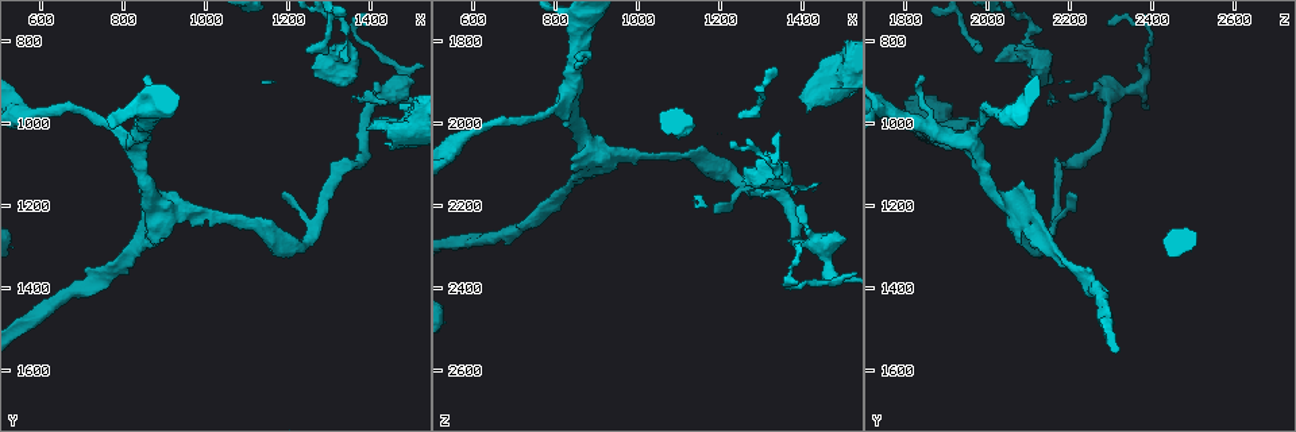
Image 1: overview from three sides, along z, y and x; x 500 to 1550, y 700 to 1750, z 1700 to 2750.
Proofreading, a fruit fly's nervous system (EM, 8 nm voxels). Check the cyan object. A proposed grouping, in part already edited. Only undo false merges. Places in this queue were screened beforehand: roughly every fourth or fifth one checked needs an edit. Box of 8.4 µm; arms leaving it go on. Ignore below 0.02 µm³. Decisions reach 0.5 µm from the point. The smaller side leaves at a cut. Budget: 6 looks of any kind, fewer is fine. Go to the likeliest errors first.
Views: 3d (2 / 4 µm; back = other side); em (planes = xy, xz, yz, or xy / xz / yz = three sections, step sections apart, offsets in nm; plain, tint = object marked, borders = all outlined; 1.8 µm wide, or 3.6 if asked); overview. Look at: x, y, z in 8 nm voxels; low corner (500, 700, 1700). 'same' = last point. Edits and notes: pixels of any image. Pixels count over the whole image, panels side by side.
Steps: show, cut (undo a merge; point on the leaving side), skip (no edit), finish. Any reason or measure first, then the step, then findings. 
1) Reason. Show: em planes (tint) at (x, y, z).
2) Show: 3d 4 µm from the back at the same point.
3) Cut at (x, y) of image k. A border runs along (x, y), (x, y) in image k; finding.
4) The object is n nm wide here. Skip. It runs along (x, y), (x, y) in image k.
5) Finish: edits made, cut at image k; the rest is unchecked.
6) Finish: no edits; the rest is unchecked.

Show: em 3.6 µm planes (tint) at (1465, 1005, 1935).

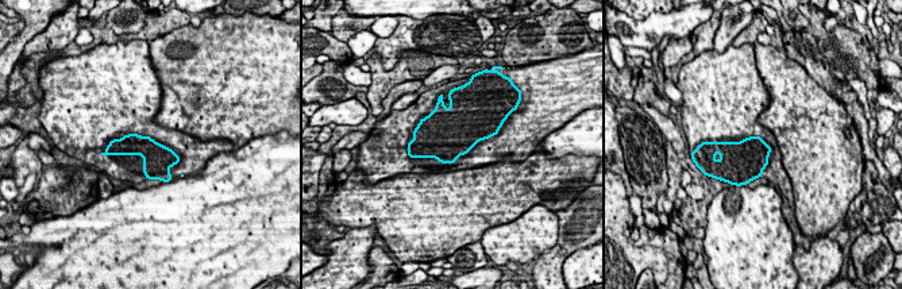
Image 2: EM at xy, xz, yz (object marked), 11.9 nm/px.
Skip. All the same neuron.

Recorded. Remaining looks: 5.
Thick turns thin. Show: em xy step 16 (tint) at (1465, 915, 2365).

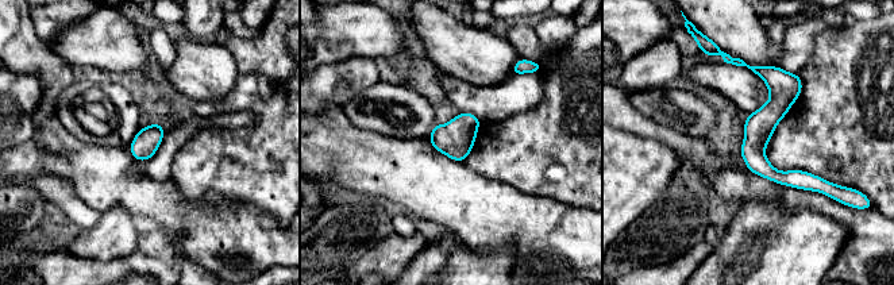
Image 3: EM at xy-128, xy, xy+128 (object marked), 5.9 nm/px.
Another direction. Show: em planes (tint) at the same point.

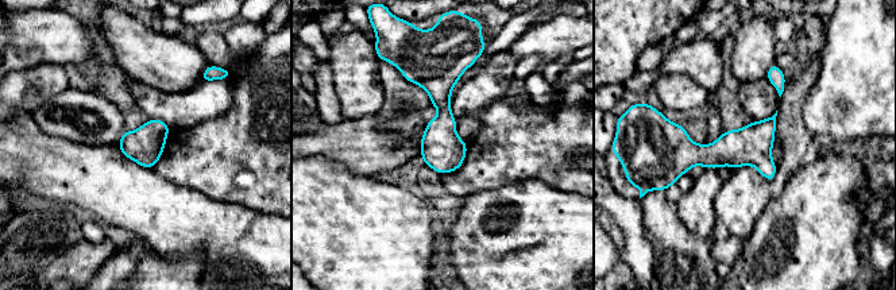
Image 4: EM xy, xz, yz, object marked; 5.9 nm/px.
Skip. It runs along (664, 140), (772, 173) in image 4; one neuron here.

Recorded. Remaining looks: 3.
Show: 3d 4 µm at (995, 1210, 2070).

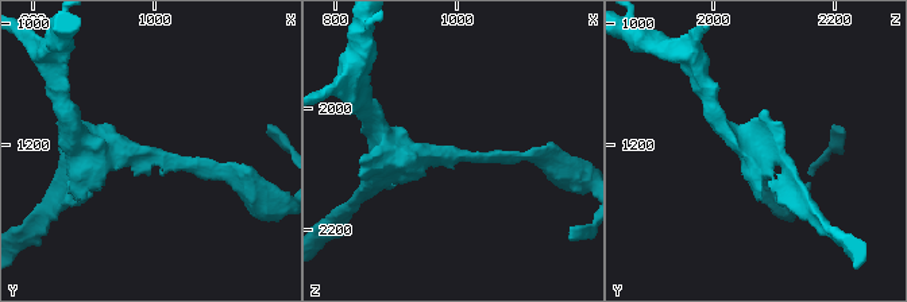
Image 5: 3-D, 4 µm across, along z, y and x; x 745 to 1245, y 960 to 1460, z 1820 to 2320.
Need the tissue. Show: em xz step 16 (tint) at (1000, 1210, 2075).

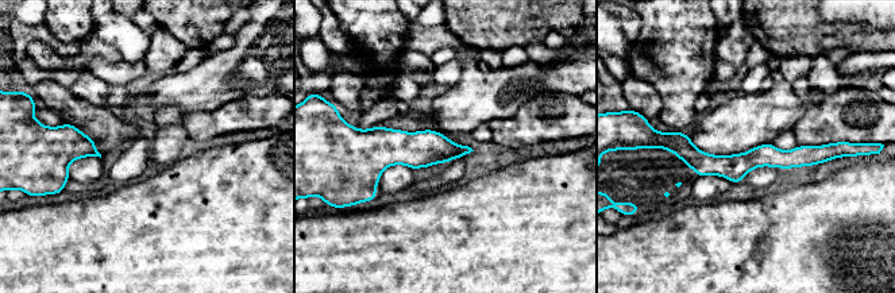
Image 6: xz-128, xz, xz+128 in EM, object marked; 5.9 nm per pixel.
Cut it another way. Show: em planes (tint) at the same point.

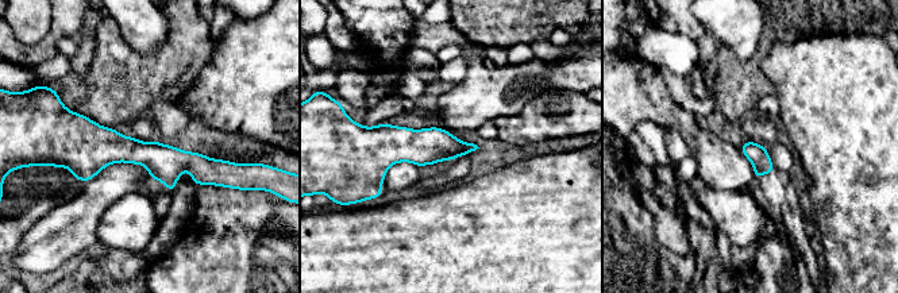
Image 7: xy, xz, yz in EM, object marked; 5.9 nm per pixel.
Skip. It runs along (68, 141), (227, 168) in image 7; one neuron here.

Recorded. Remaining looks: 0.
Finish: no edits; the rest is unchecked.

